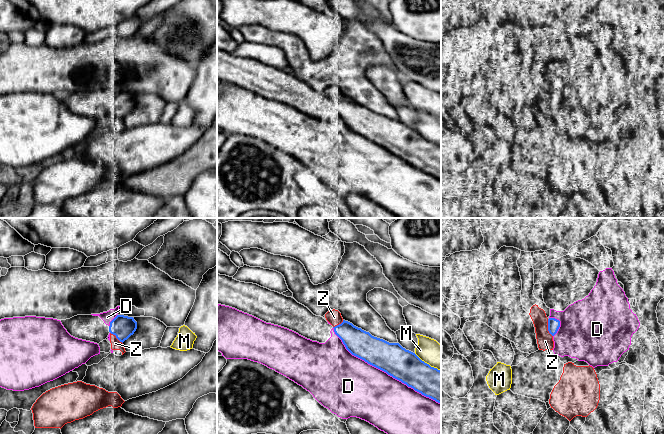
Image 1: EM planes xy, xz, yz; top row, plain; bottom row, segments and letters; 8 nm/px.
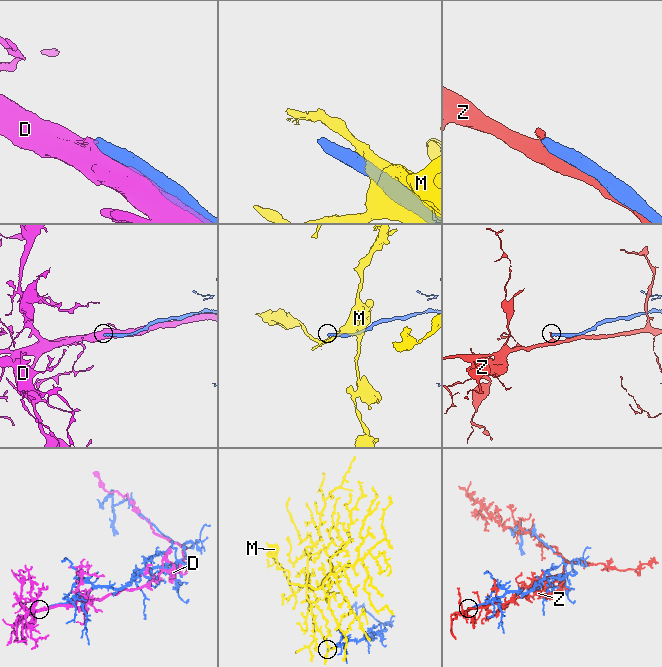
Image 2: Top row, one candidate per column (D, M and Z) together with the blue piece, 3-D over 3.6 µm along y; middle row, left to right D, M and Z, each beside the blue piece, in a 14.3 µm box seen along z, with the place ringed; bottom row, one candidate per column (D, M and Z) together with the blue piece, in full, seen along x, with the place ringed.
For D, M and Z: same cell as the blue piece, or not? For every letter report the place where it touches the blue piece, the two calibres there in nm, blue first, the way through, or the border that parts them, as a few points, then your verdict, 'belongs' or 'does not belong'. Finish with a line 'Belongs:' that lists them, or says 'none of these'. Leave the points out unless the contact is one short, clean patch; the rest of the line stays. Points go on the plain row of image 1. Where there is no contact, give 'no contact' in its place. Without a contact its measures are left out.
D: meets blue in xz at (383, 146); 260 nm thick on the blue side, 440 nm on the other; does not belong
M: meets blue in xz at (426, 139); 260 nm thick on the blue side, 200 nm on the other; does not belong
Z: meets blue in yz at (548, 104); 100 nm thick on the blue side, 130 nm on the other; does not belong
Belongs: none of these

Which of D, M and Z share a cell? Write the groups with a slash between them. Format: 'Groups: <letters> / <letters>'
Groups: D / M / Z

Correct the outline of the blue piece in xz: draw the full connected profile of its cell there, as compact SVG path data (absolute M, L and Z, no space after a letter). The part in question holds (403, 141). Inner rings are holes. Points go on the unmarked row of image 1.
M343 96L333 104L352 131L441 180L440 146L431 143L399 119L374 113L348 97Z

